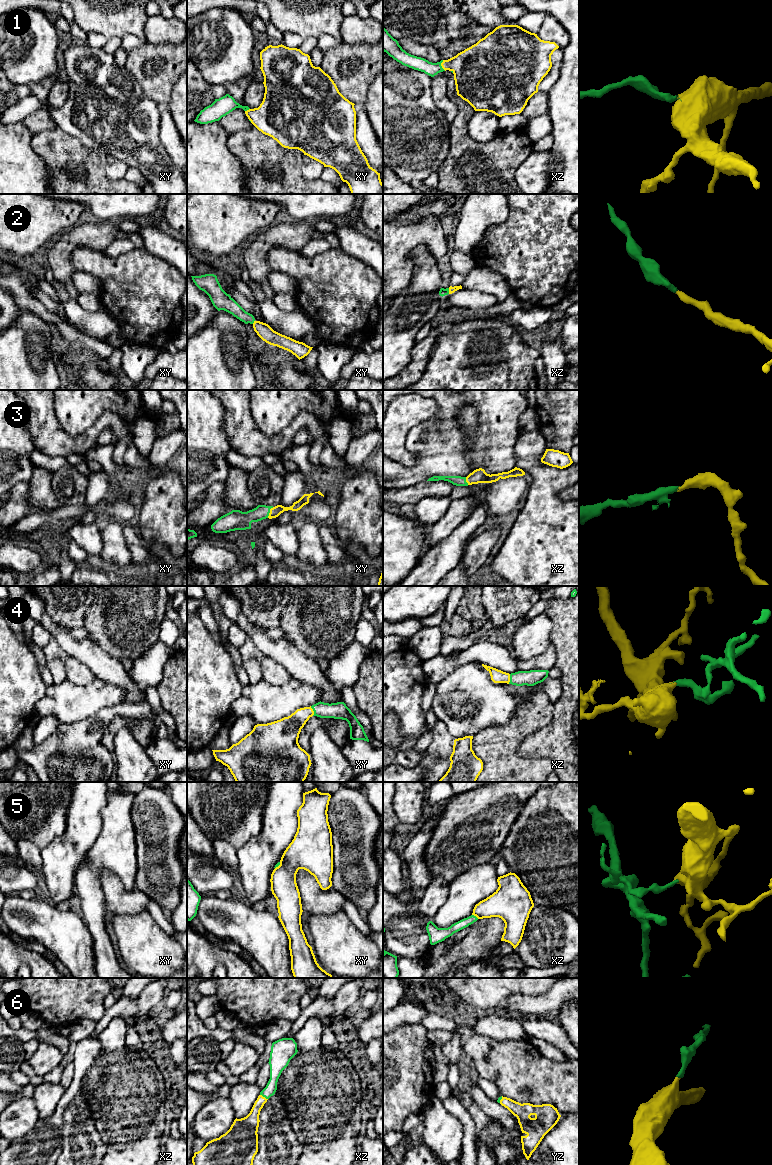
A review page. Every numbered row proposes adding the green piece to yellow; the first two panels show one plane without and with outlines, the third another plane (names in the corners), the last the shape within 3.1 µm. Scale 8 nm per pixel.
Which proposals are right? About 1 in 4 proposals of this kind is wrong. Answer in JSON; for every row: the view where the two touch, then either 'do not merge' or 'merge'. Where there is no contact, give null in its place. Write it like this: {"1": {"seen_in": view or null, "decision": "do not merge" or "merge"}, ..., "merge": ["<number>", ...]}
{"1": {"seen_in": "xz", "decision": "merge"}, "2": {"seen_in": "xz", "decision": "merge"}, "3": {"seen_in": "xy", "decision": "merge"}, "4": {"seen_in": "xy", "decision": "merge"}, "5": {"seen_in": "xz", "decision": "do not merge"}, "6": {"seen_in": "xz", "decision": "merge"}, "merge": ["1", "2", "3", "4", "6"]}

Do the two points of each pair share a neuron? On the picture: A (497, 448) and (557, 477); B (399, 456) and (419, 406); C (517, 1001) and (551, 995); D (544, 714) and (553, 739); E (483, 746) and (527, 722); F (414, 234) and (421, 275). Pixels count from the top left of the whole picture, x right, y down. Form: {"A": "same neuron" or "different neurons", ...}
{"A": "different neurons", "B": "same neuron", "C": "same neuron", "D": "different neurons", "E": "same neuron", "F": "different neurons"}

